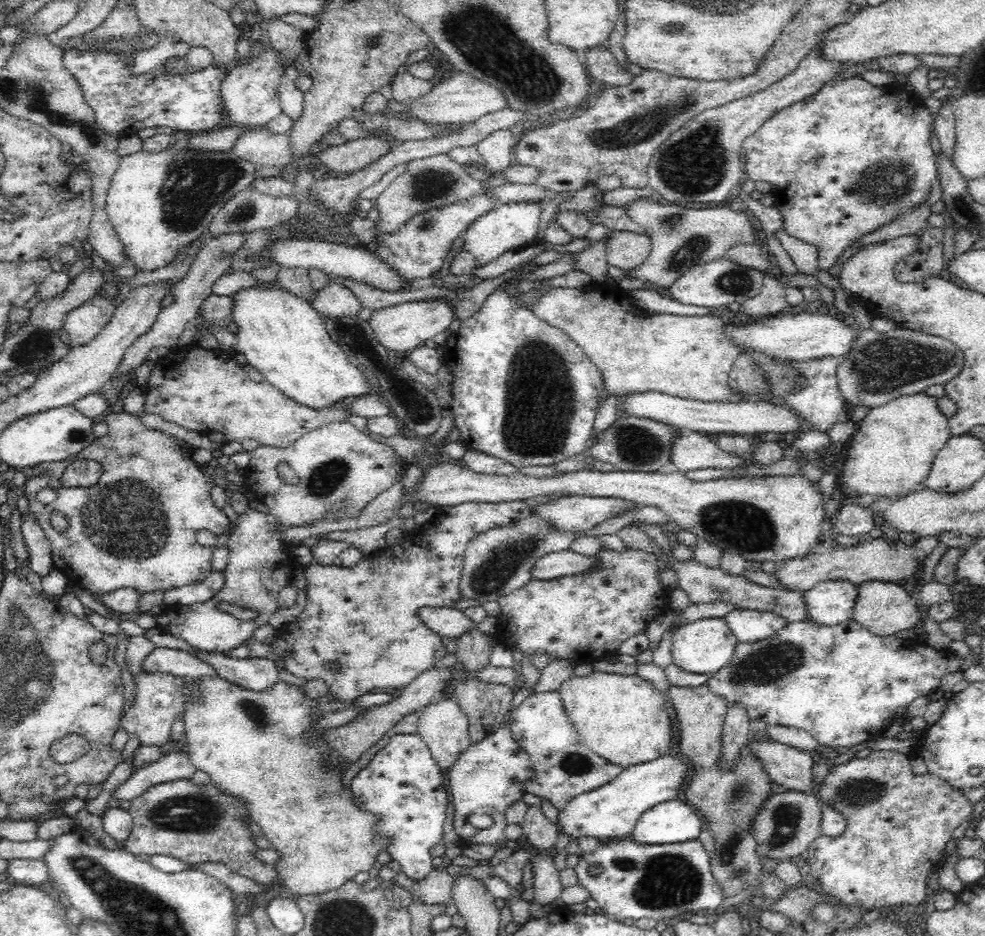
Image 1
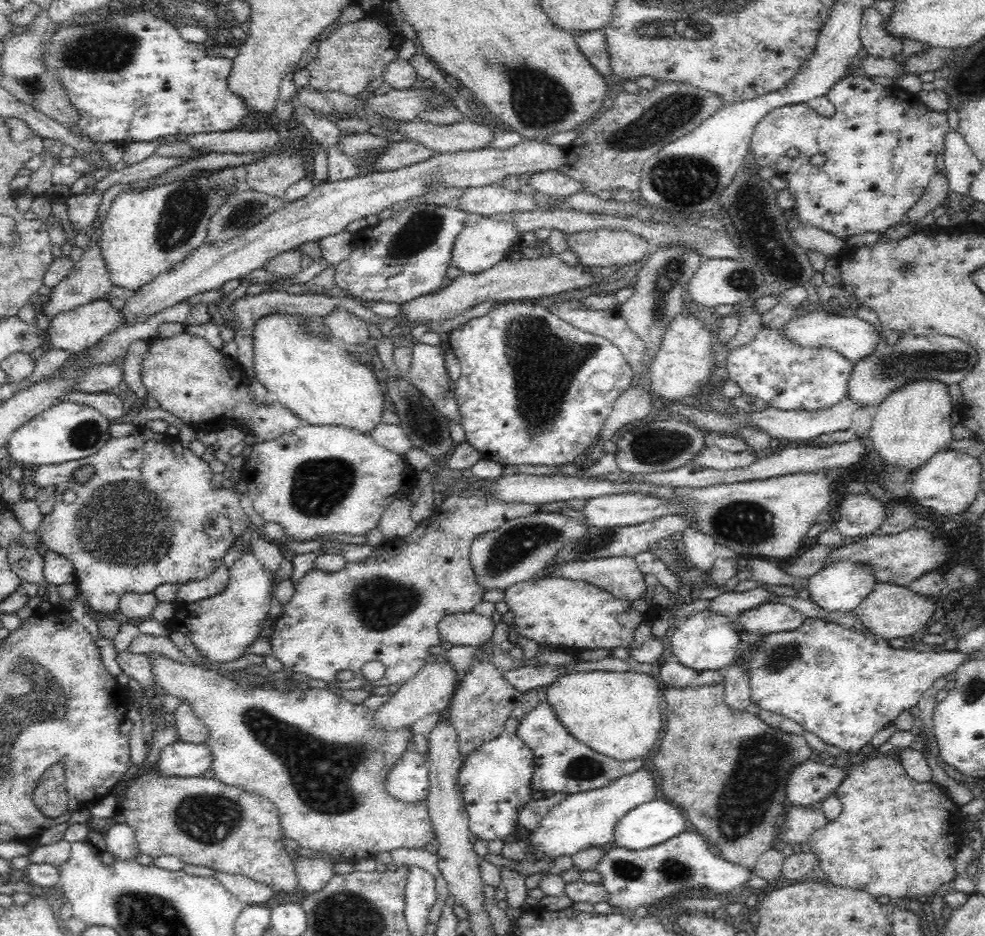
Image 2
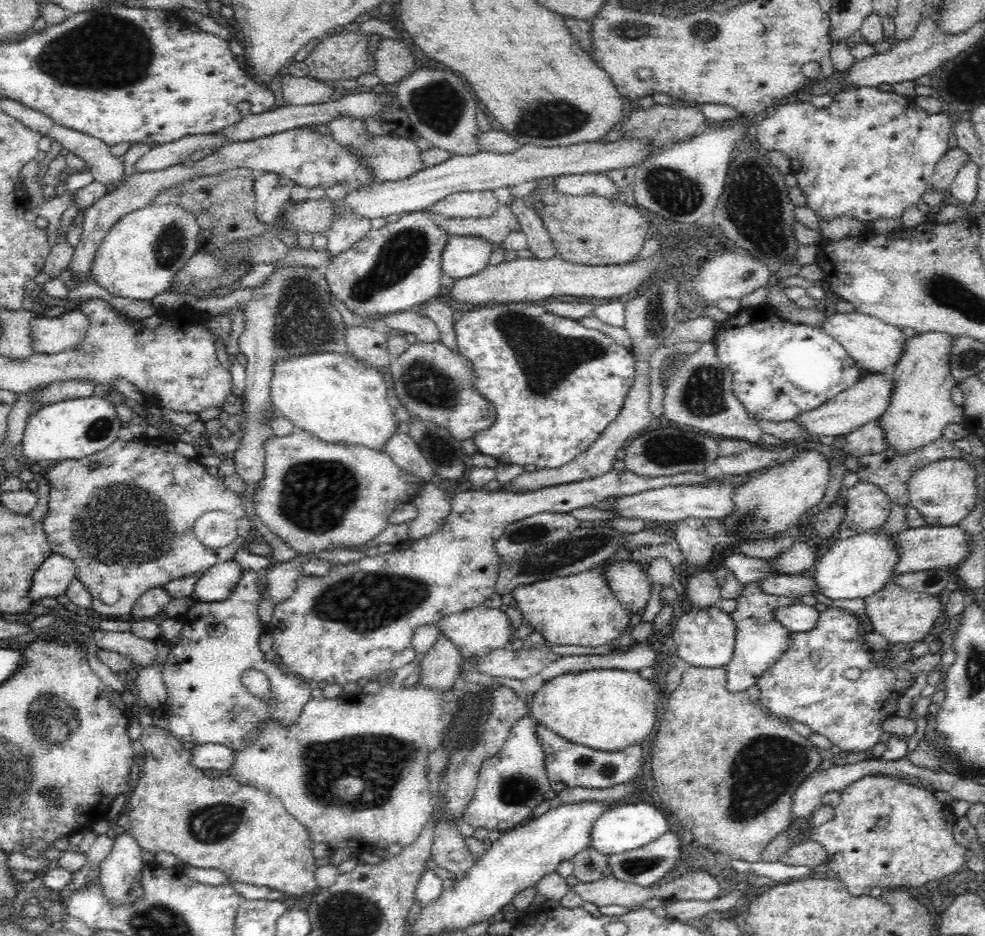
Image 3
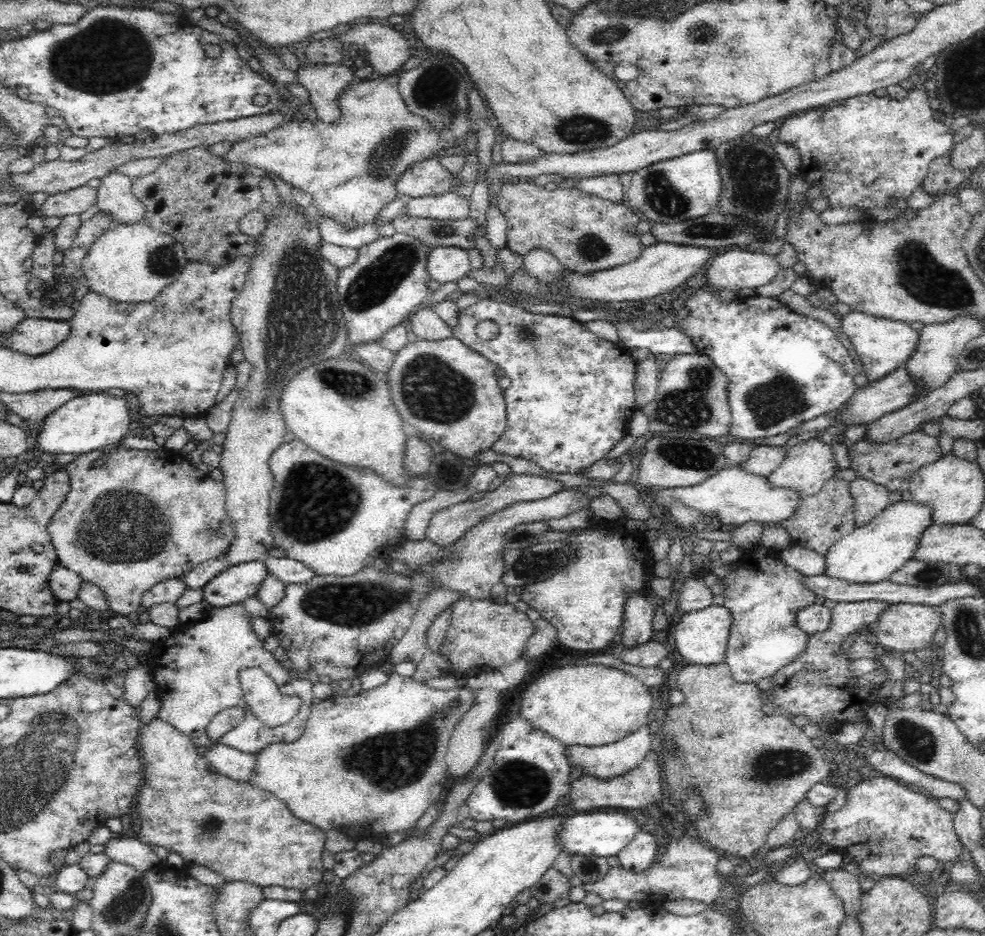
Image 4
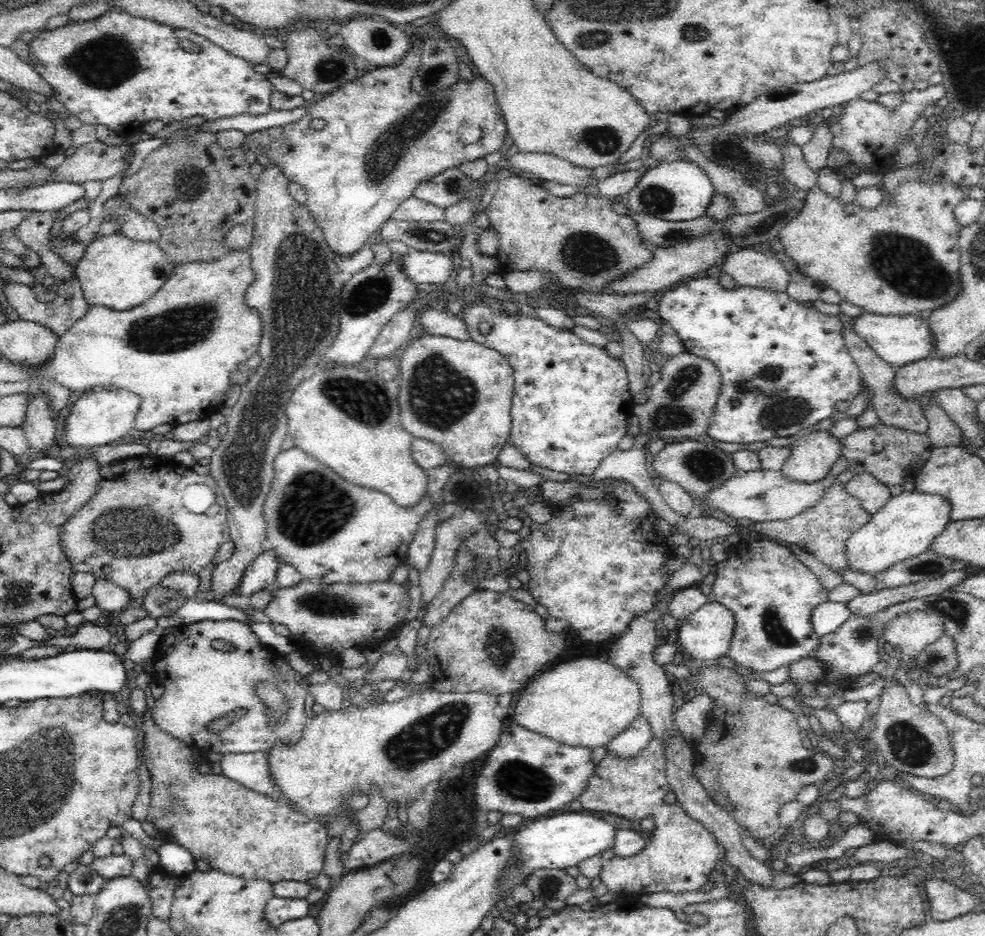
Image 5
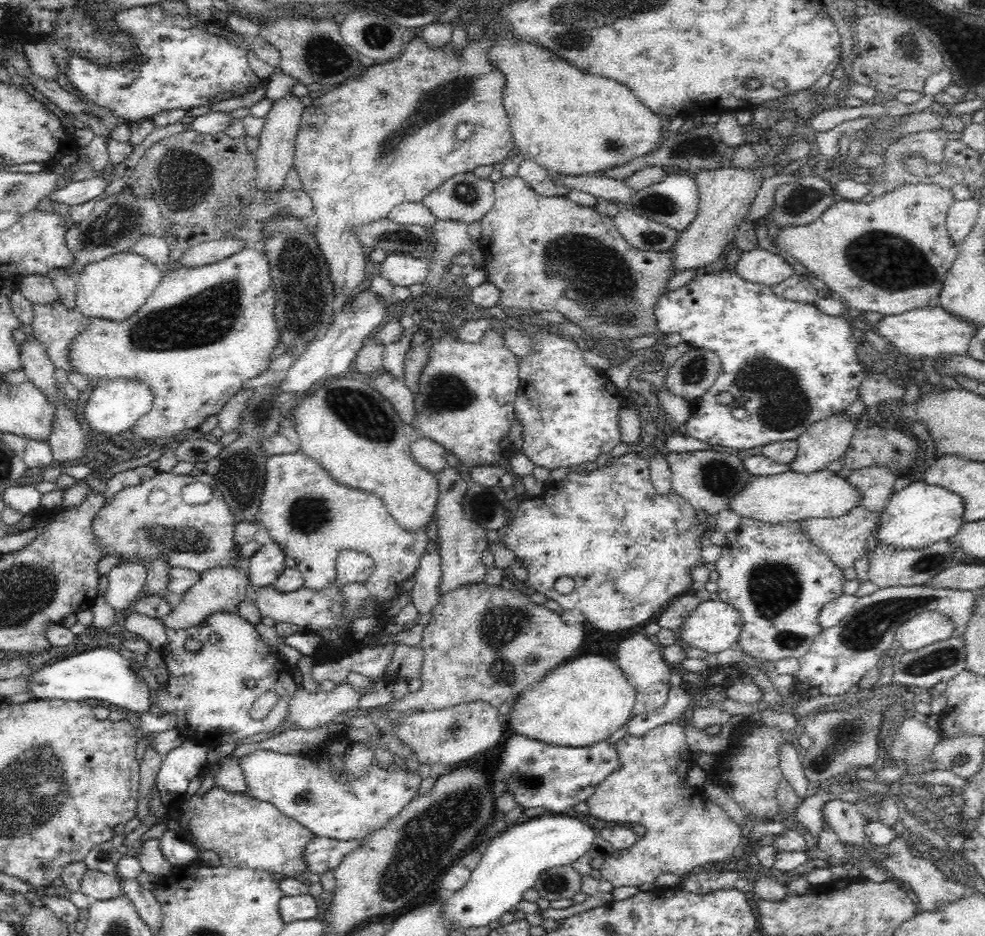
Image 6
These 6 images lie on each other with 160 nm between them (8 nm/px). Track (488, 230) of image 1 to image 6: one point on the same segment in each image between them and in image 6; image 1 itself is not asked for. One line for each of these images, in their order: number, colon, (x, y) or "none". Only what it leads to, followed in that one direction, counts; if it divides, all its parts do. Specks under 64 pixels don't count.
2: (483, 244)
3: (462, 256)
4: (445, 263)
5: (422, 267)
6: (401, 270)

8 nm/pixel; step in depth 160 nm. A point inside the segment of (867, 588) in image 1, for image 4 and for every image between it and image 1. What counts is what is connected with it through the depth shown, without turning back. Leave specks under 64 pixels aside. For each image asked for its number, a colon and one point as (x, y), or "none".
2: (890, 611)
3: (901, 616)
4: (903, 627)

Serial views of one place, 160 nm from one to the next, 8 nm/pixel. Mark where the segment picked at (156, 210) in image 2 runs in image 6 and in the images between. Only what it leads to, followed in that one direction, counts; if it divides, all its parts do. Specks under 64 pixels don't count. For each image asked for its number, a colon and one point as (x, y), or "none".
3: (142, 252)
4: (130, 263)
5: (116, 271)
6: (113, 288)

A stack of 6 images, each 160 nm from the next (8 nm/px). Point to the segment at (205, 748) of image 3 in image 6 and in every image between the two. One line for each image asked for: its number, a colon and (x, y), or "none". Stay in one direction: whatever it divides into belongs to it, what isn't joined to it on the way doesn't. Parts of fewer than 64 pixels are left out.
4: (232, 763)
5: (250, 769)
6: (307, 792)

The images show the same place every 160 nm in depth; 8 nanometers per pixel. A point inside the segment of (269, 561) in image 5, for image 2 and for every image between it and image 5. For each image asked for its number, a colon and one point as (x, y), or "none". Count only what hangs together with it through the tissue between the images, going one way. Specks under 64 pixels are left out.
2: (216, 583)
3: (217, 584)
4: (237, 583)

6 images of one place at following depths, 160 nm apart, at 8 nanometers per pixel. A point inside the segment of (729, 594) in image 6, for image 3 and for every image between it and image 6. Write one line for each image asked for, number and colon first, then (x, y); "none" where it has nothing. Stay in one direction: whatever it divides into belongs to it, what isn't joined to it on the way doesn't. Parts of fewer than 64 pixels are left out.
3: (760, 640)
4: (763, 596)
5: (771, 594)

